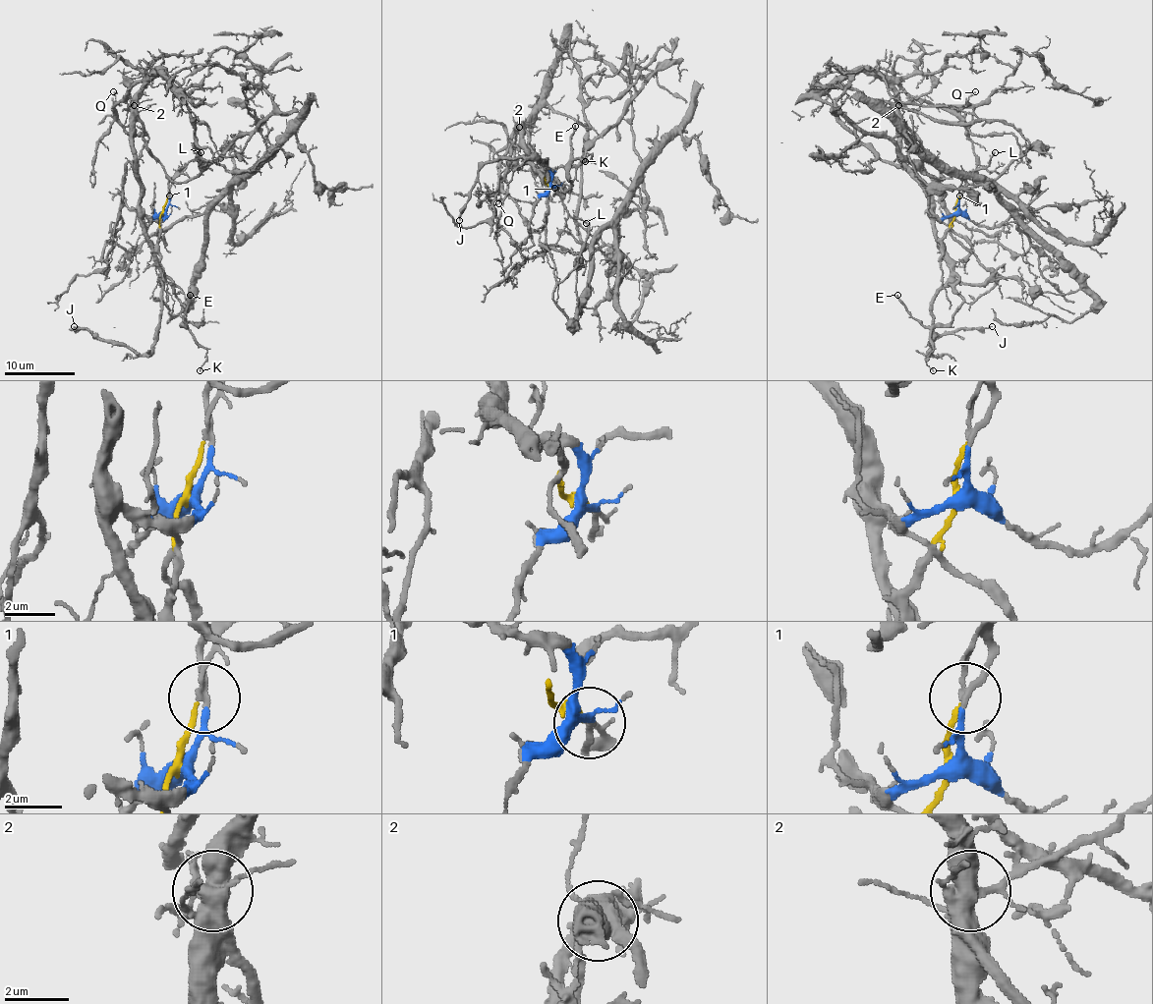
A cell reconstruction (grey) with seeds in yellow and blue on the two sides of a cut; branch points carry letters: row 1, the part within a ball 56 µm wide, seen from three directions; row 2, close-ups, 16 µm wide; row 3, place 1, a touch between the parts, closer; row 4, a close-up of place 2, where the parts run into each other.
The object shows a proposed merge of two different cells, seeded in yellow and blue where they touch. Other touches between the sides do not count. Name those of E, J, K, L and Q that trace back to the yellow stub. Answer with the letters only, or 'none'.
none

